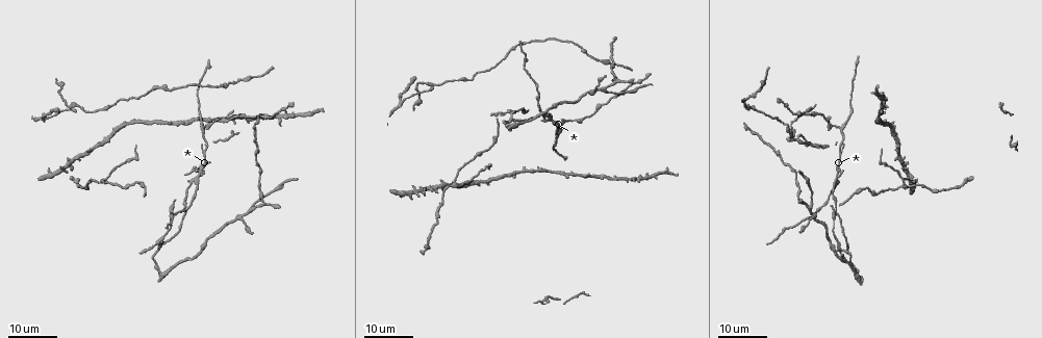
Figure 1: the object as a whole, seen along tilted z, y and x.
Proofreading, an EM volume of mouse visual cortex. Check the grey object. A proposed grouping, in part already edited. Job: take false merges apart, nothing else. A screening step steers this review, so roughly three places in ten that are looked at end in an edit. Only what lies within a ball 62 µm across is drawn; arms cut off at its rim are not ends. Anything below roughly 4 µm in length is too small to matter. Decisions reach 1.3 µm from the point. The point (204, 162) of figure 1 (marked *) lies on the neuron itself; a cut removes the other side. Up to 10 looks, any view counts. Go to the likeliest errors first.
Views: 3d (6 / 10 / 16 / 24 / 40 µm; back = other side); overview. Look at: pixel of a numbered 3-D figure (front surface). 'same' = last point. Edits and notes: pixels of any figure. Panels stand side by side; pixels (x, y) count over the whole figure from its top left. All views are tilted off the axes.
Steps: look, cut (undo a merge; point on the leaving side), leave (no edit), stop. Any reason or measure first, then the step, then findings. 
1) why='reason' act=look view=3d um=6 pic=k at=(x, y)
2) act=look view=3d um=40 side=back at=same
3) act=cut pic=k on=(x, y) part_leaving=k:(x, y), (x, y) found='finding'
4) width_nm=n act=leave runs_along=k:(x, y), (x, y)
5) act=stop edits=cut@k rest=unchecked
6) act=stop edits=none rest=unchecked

why='three arms meet' act=look view=3d um=16 pic=1 at=(837, 182)

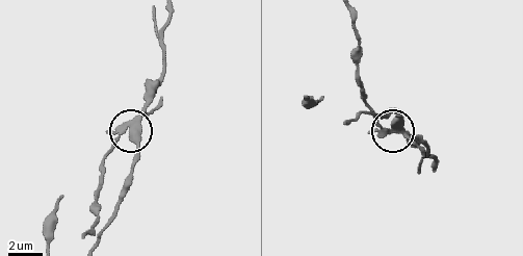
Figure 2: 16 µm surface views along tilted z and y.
why='closer look' act=look view=3d um=10 pic=2 at=(386, 131)

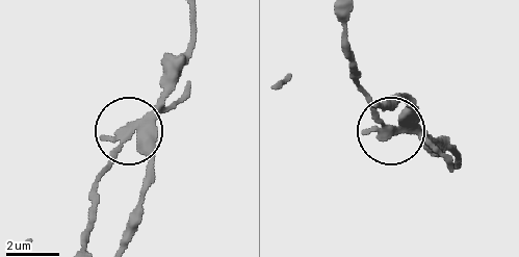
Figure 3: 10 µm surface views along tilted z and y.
arms=3 act=cut pic=3 on=(113, 138) part_leaving=3:(147, 123), (97, 182), (86, 241) found='a second neuron is stuck on'

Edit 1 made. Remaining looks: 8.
act=look view=3d um=16 pic=1 at=(138, 154)

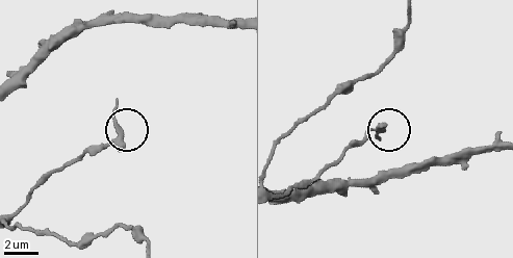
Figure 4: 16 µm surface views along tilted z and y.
act=look view=3d um=6 pic=4 at=(117, 135)

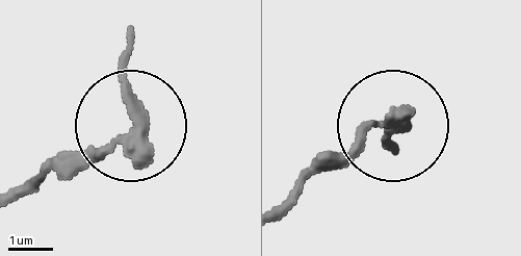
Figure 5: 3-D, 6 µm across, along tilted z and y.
act=leave found='continuous, no second neuron'

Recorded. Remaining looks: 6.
act=look view=3d um=24 pic=1 at=(436, 85)

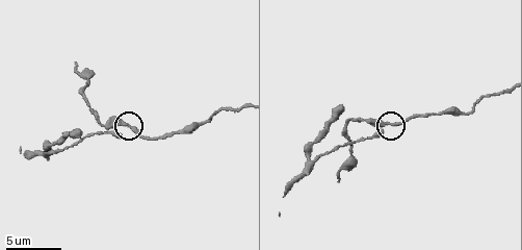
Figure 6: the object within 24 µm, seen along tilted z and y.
act=look view=3d um=6 pic=6 at=(125, 124)

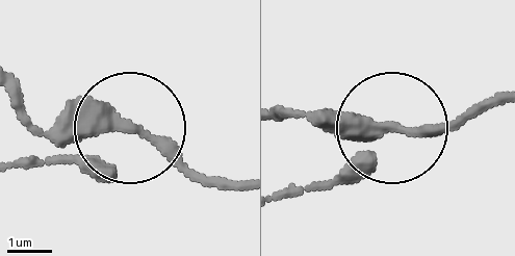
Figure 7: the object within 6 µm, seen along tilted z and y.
act=leave runs_along=7:(238, 180), (194, 179), (116, 127), (19, 119) found='one neuron here'

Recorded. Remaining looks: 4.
act=look view=3d um=16 pic=1 at=(852, 109)

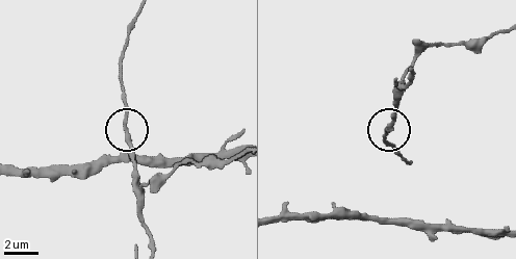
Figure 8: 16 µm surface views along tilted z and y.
act=look view=3d um=6 pic=8 at=(128, 139)

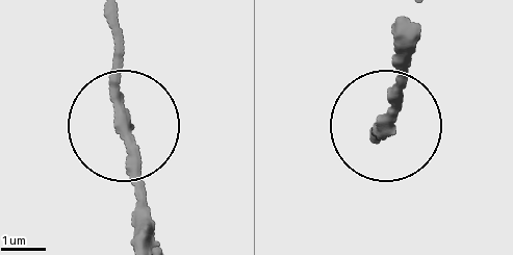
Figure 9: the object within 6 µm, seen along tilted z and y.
side_arm_um=13 act=leave runs_along=9:(145, 234), (113, 13) found='continuous, no second neuron'

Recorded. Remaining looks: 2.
act=look view=3d um=6 pic=6 at=(203, 122)

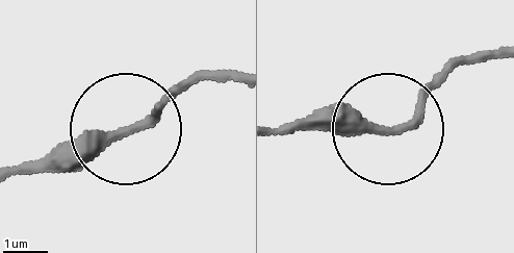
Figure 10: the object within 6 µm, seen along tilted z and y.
act=leave runs_along=10:(232, 73), (199, 74), (133, 126), (26, 163) found='continuous, no second neuron'

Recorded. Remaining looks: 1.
act=stop edits=cut@3 rest=unchecked

